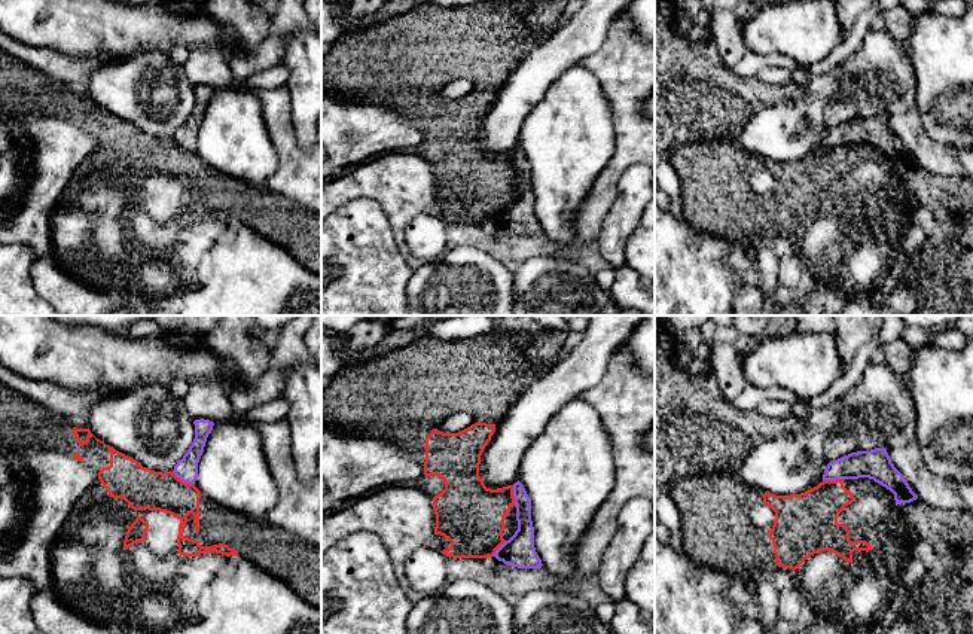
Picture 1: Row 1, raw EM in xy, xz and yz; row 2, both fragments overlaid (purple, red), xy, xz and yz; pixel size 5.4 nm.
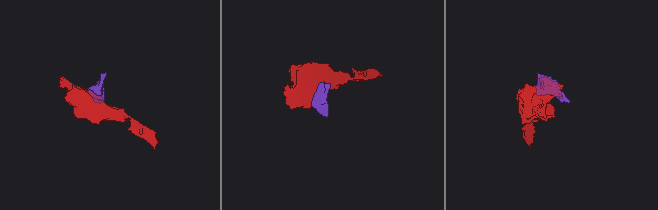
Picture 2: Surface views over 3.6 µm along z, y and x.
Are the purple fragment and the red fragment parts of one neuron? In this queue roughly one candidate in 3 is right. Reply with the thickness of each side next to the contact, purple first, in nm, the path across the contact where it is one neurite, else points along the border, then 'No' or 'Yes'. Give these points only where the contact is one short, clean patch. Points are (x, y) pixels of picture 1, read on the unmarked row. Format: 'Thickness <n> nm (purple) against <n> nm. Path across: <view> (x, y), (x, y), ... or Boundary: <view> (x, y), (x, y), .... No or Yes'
Thickness 130 nm (purple) against 220 nm. Boundary: xy (173, 137), (183, 148), (194, 151). No

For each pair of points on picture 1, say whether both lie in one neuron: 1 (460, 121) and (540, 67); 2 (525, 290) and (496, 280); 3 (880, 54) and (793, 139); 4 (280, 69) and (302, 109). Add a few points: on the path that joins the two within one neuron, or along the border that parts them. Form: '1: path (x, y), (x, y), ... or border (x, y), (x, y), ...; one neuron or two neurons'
1: border (514, 69), (496, 93), (479, 130); two neurons
2: border (512, 273), (512, 296), (515, 299); two neurons
3: path (856, 73), (845, 79), (813, 115); one neuron
4: border (281, 61), (287, 70), (286, 84); two neurons

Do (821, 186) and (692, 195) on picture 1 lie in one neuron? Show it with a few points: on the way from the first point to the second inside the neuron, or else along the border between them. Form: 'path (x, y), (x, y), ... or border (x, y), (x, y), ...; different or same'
path (789, 209), (729, 209), (725, 206); same

